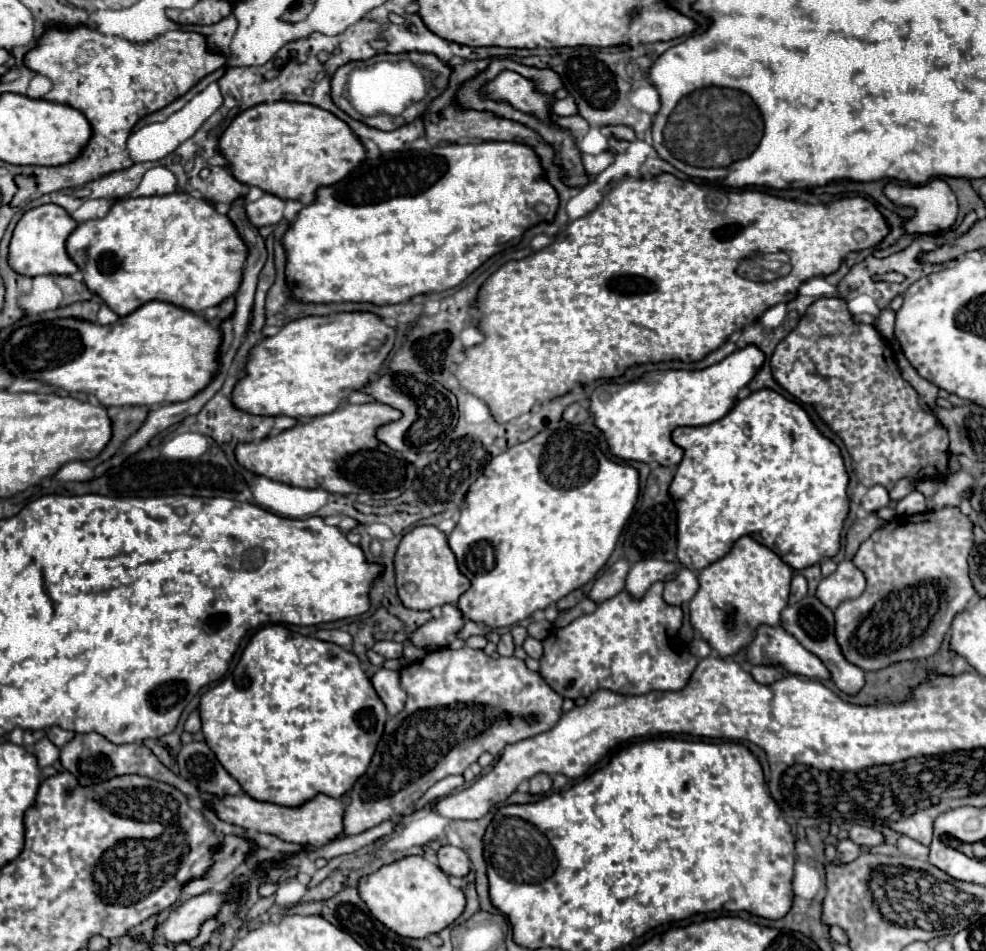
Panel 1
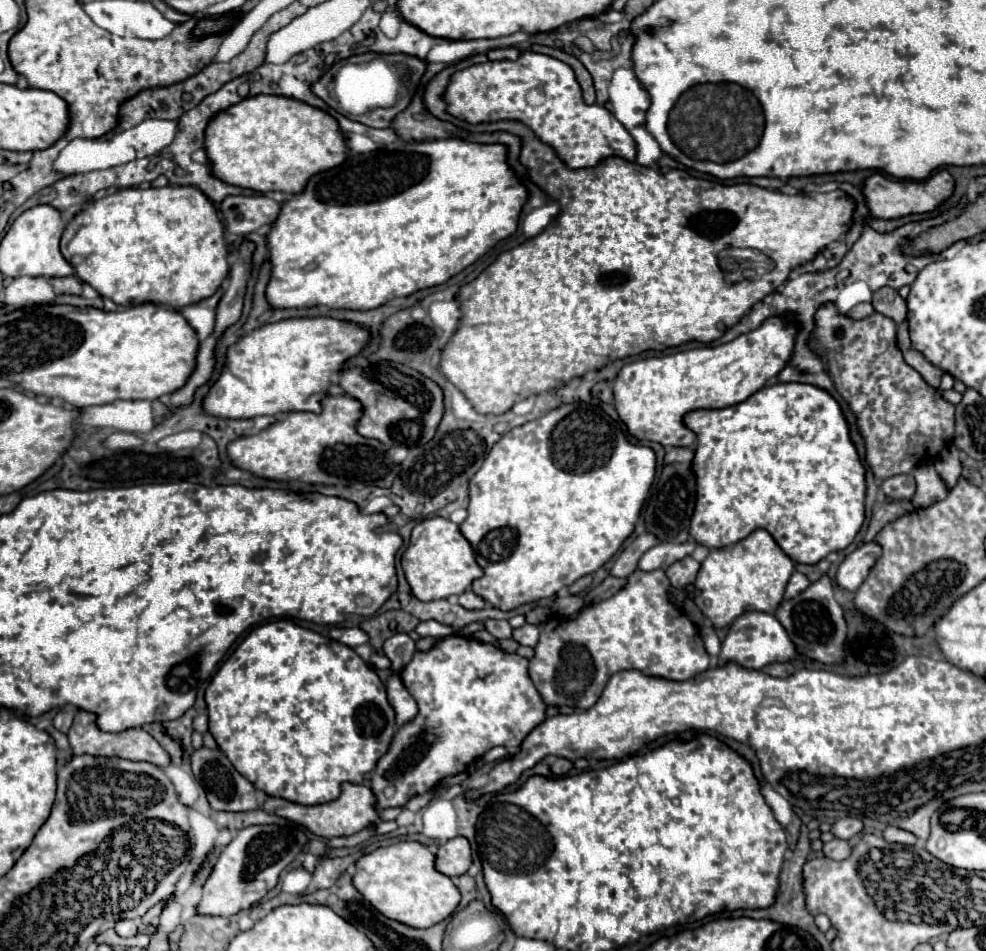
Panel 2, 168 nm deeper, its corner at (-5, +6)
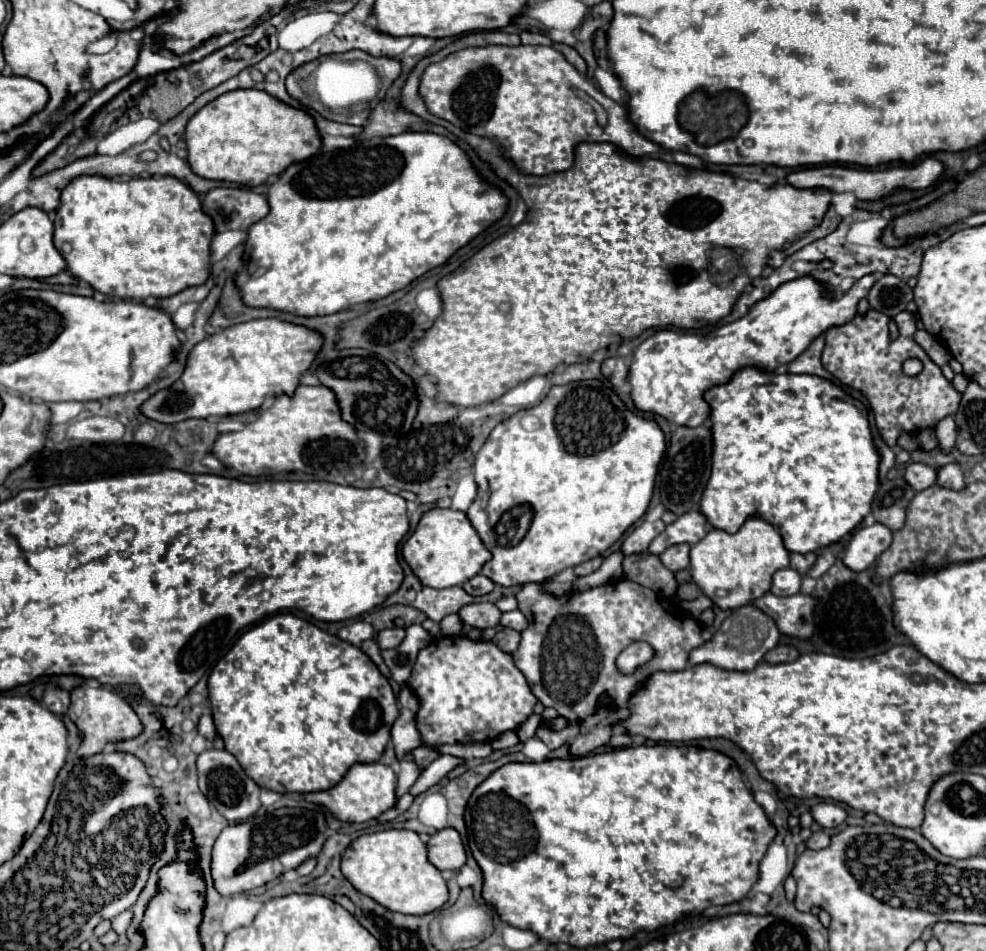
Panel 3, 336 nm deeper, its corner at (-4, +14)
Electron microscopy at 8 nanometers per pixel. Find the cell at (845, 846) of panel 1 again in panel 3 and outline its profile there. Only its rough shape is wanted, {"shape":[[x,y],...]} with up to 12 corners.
{"shape":[[813,832],[807,848],[821,850],[831,844],[827,832]]}

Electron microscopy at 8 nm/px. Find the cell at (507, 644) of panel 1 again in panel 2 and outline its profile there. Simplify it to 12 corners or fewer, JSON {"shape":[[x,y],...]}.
{"shape":[[484,620],[484,628],[494,638],[510,638],[512,628],[506,620]]}

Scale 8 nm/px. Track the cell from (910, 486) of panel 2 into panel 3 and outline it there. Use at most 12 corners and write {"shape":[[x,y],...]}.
{"shape":[[907,464],[903,478],[915,492],[935,484],[935,468]]}

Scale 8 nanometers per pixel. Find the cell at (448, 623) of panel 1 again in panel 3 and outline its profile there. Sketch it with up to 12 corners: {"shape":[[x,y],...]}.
{"shape":[[473,576],[463,584],[471,596],[489,594],[495,584],[489,578]]}

